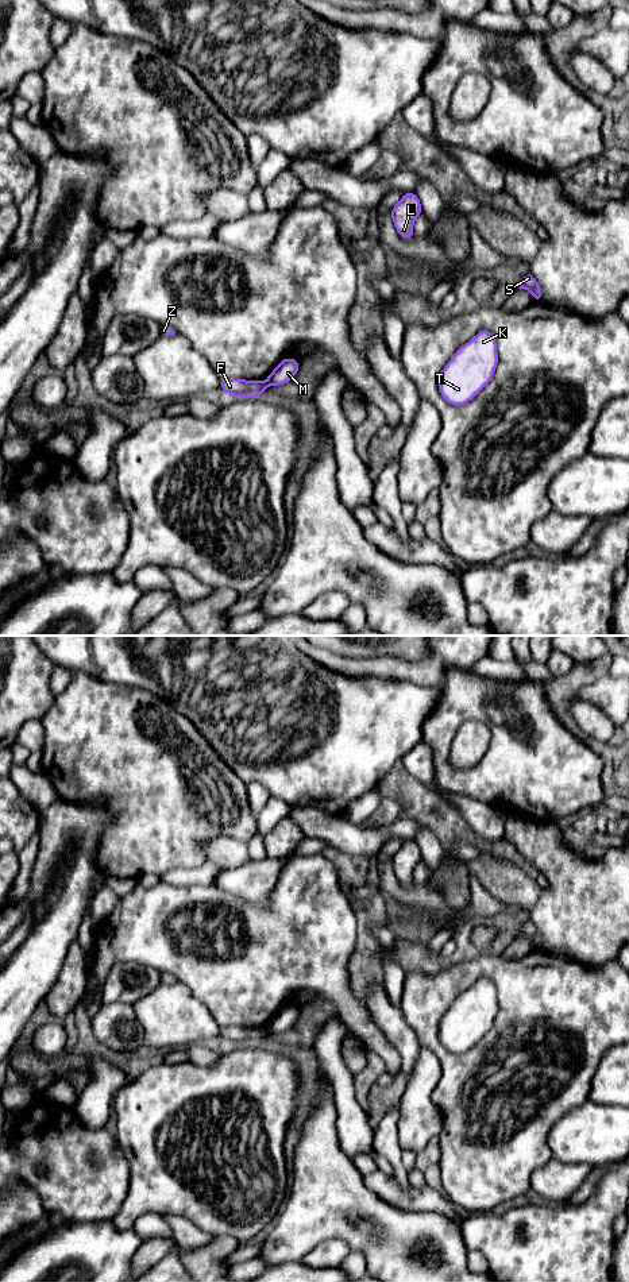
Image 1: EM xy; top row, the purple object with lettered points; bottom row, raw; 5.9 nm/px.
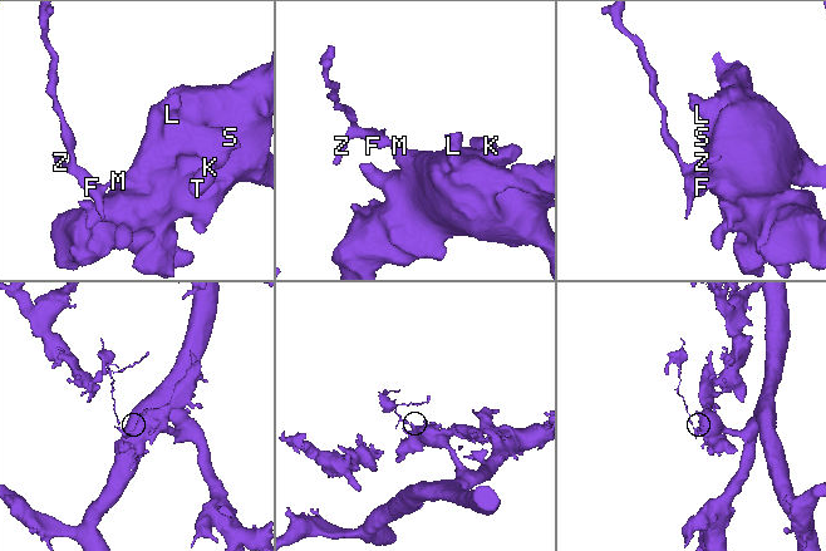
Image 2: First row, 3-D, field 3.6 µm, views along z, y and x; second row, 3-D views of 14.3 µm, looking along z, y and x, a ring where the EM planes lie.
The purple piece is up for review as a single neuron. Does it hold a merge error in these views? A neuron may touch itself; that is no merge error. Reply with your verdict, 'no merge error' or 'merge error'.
merge error

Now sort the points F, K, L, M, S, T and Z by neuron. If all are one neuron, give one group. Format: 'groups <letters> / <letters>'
groups F Z / K L M S T

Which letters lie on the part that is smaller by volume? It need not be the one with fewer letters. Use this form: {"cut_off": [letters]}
{"cut_off": ["F", "Z"]}

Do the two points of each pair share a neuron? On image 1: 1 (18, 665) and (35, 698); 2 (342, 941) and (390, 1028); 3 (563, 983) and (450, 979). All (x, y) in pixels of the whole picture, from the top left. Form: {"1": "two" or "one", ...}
{"1": "one", "2": "two", "3": "one"}

